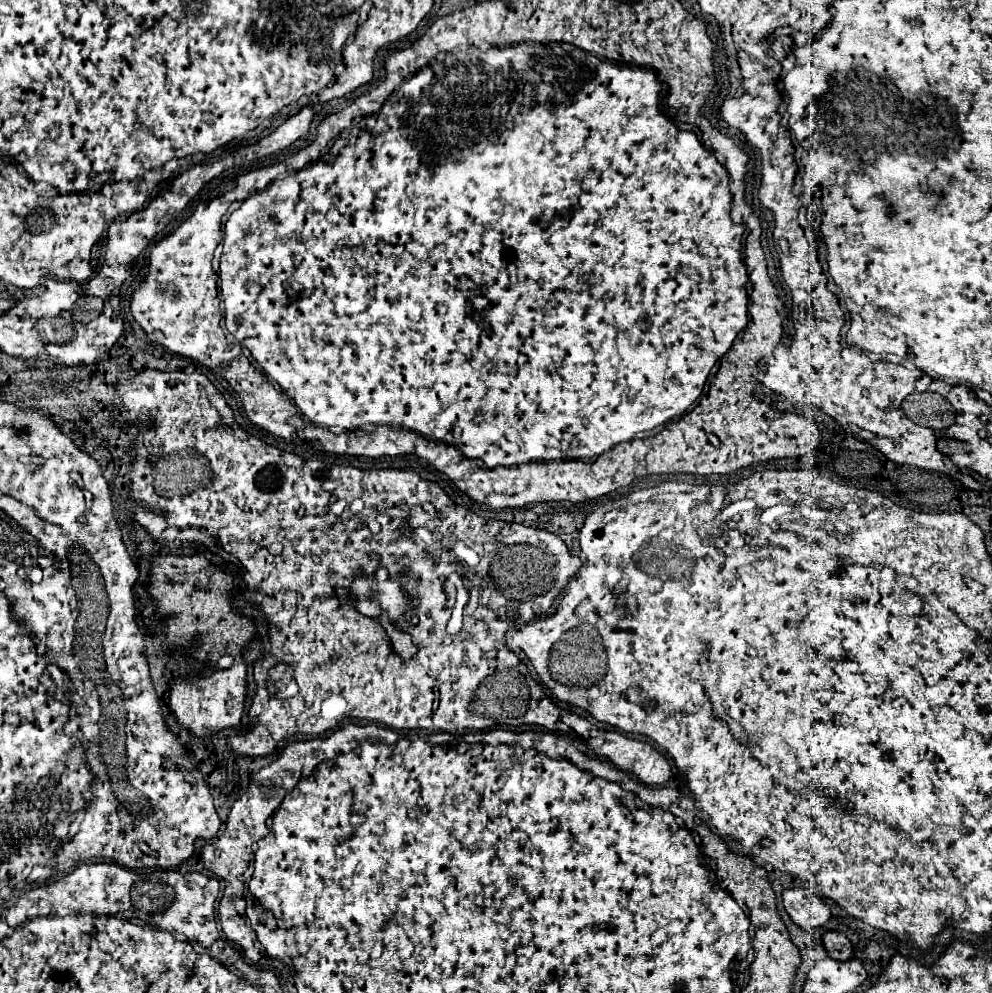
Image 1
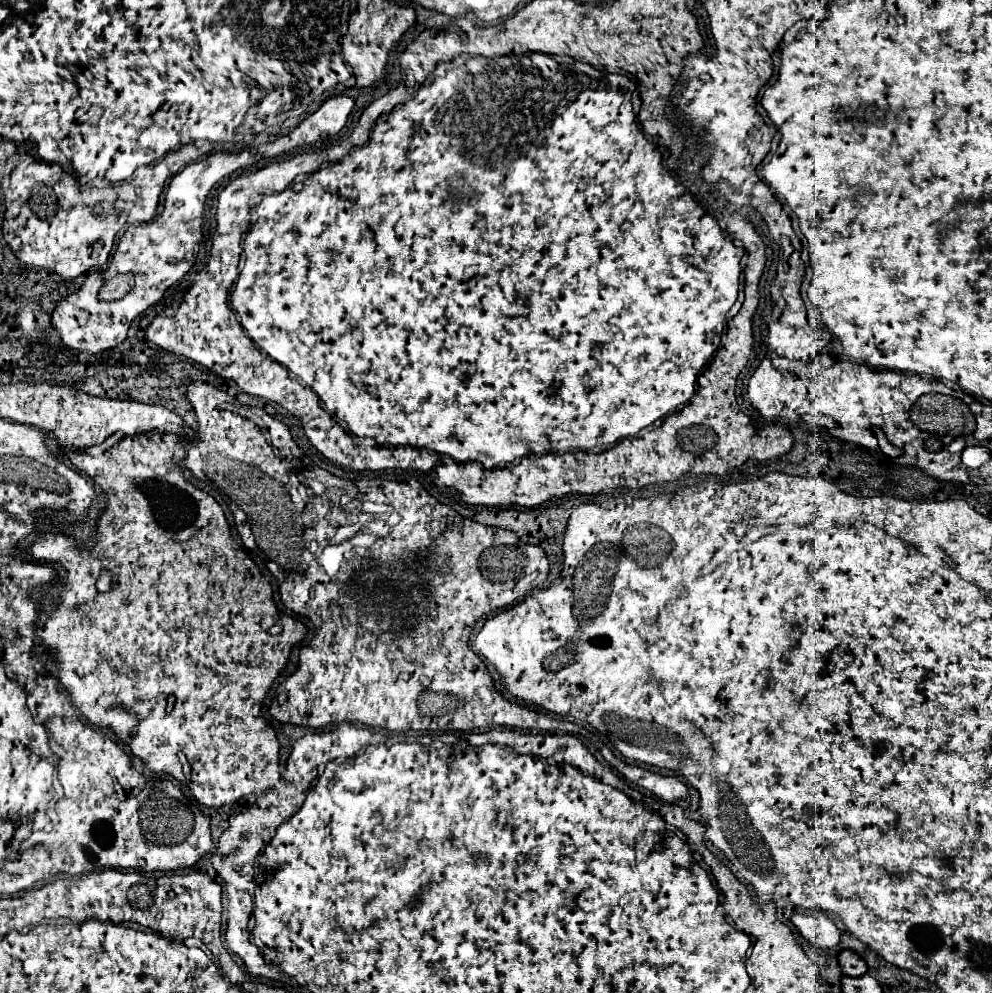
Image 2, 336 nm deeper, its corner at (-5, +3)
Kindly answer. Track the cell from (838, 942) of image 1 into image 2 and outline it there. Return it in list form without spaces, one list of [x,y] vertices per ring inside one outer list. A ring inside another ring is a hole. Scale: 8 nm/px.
[[[842,950],[838,954],[838,962],[840,962],[842,974],[846,974],[846,976],[864,976],[866,974],[866,962],[852,950]]]

